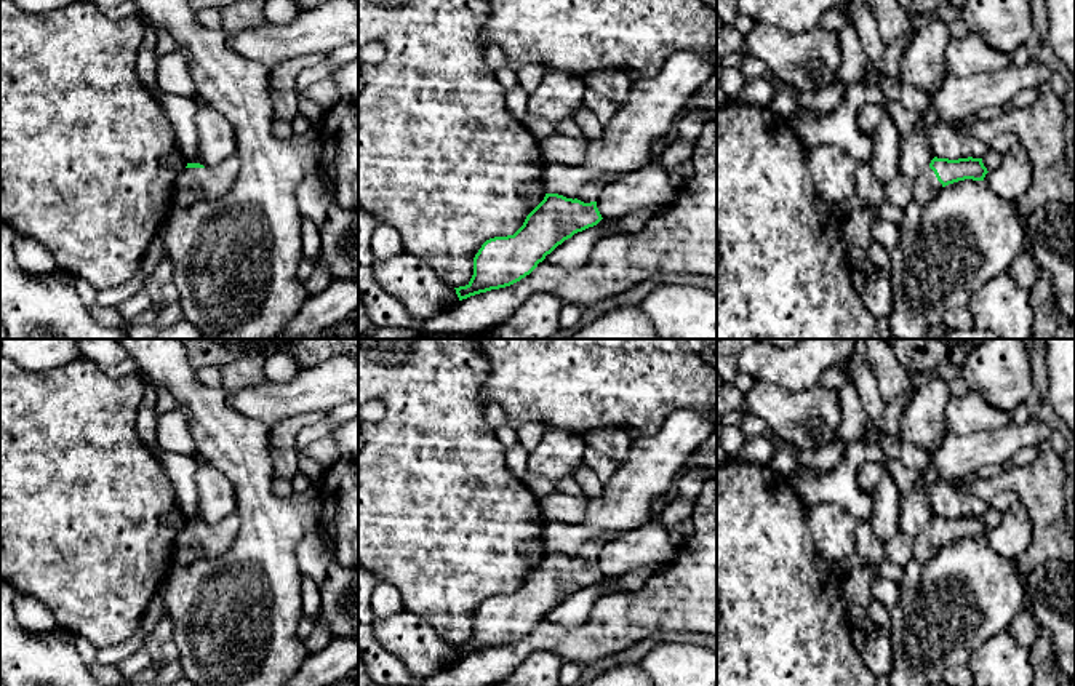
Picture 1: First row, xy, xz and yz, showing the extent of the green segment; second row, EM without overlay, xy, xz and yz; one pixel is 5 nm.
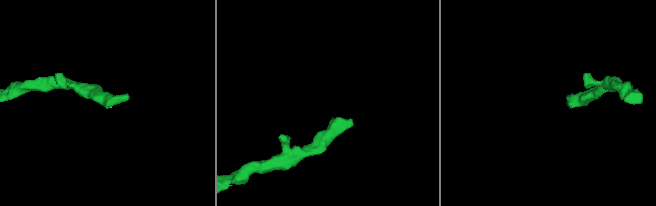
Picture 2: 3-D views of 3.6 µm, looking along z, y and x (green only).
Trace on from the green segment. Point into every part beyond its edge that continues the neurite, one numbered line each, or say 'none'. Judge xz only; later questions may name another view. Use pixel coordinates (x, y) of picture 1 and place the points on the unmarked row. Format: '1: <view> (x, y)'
1: xz (589, 550)

